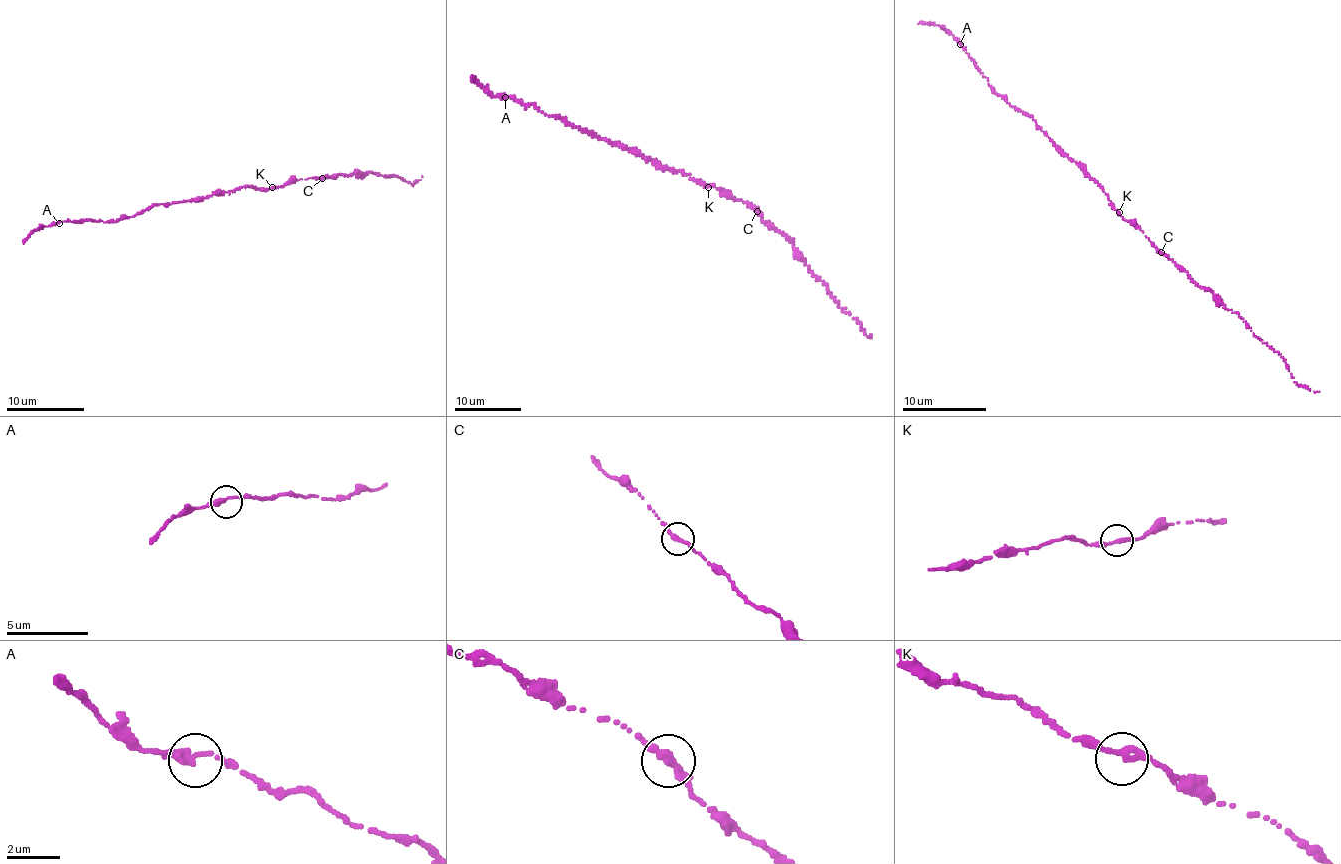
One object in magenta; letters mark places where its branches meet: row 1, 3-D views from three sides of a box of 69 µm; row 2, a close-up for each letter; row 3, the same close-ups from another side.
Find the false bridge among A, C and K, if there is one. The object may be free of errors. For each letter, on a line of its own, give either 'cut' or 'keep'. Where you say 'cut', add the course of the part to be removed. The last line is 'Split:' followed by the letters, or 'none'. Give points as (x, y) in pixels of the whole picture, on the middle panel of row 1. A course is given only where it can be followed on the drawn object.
A: keep
C: keep
K: keep
Split: none

